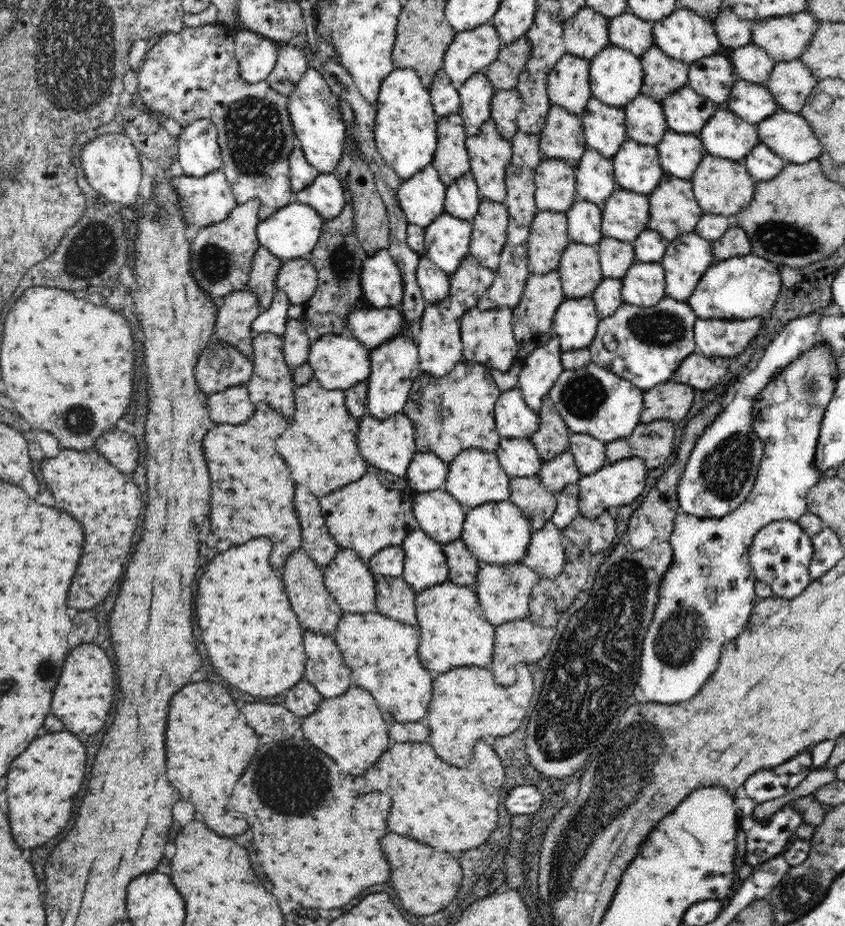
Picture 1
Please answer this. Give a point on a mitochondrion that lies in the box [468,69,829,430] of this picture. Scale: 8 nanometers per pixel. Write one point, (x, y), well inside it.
(659, 329)

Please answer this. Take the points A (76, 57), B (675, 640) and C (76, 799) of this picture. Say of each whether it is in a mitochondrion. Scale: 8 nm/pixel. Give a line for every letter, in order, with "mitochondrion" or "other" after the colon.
A: mitochondrion
B: mitochondrion
C: other

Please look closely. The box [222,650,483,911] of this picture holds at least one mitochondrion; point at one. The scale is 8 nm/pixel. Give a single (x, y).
(292, 781)

